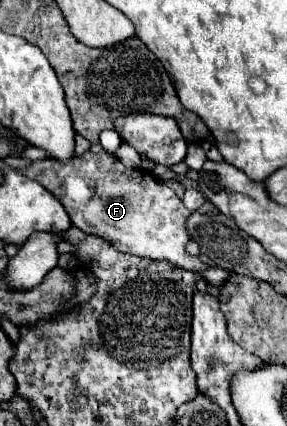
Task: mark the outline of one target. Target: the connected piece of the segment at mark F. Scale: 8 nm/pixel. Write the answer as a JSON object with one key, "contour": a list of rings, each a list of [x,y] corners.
{"contour":[[[85,152],[83,156],[73,156],[67,162],[55,158],[39,160],[33,162],[29,168],[23,168],[21,172],[31,180],[43,184],[55,198],[61,200],[73,226],[77,226],[85,234],[105,238],[119,252],[153,260],[167,260],[177,268],[203,274],[203,278],[217,288],[221,288],[225,280],[233,274],[217,266],[207,266],[197,256],[187,254],[185,246],[191,236],[185,222],[191,212],[165,182],[155,180],[155,176],[147,170],[125,168],[113,154],[107,152]]]}

